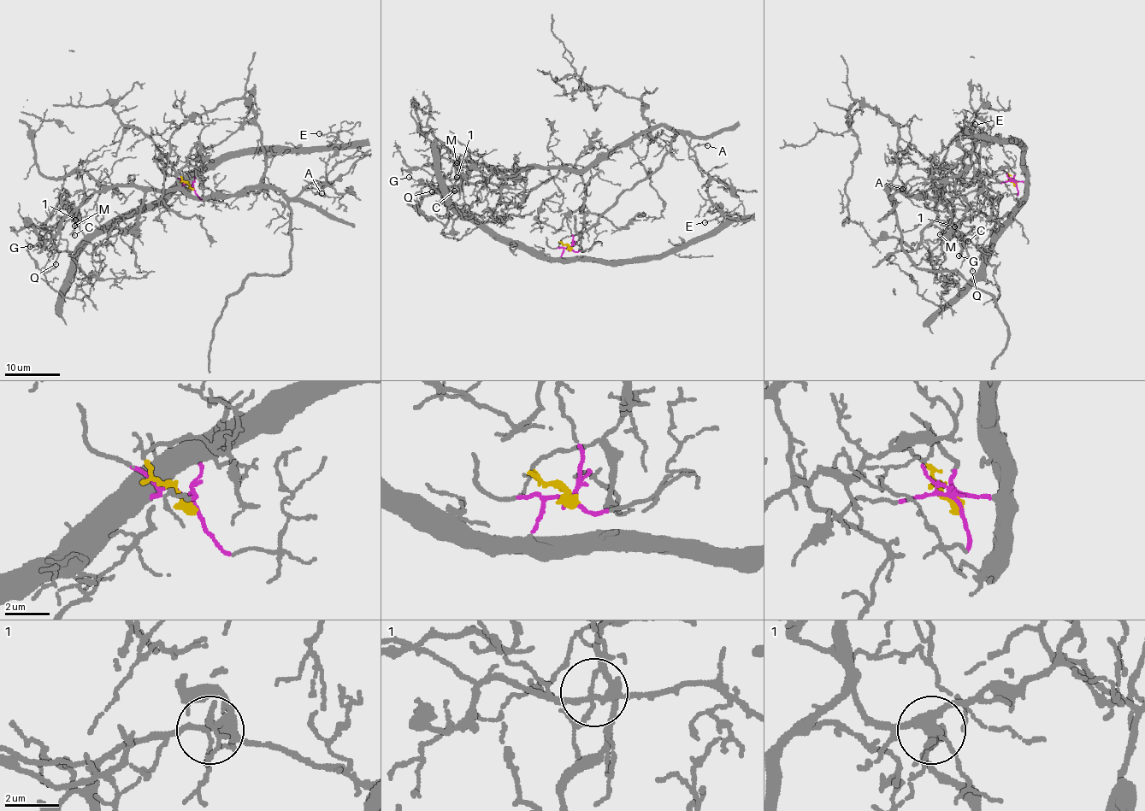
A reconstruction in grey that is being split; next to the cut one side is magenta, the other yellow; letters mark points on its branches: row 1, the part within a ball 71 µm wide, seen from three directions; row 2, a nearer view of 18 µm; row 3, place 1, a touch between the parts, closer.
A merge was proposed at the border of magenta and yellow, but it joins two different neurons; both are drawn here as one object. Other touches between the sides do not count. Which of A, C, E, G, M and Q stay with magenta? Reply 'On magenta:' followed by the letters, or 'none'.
On magenta: E, G, Q

